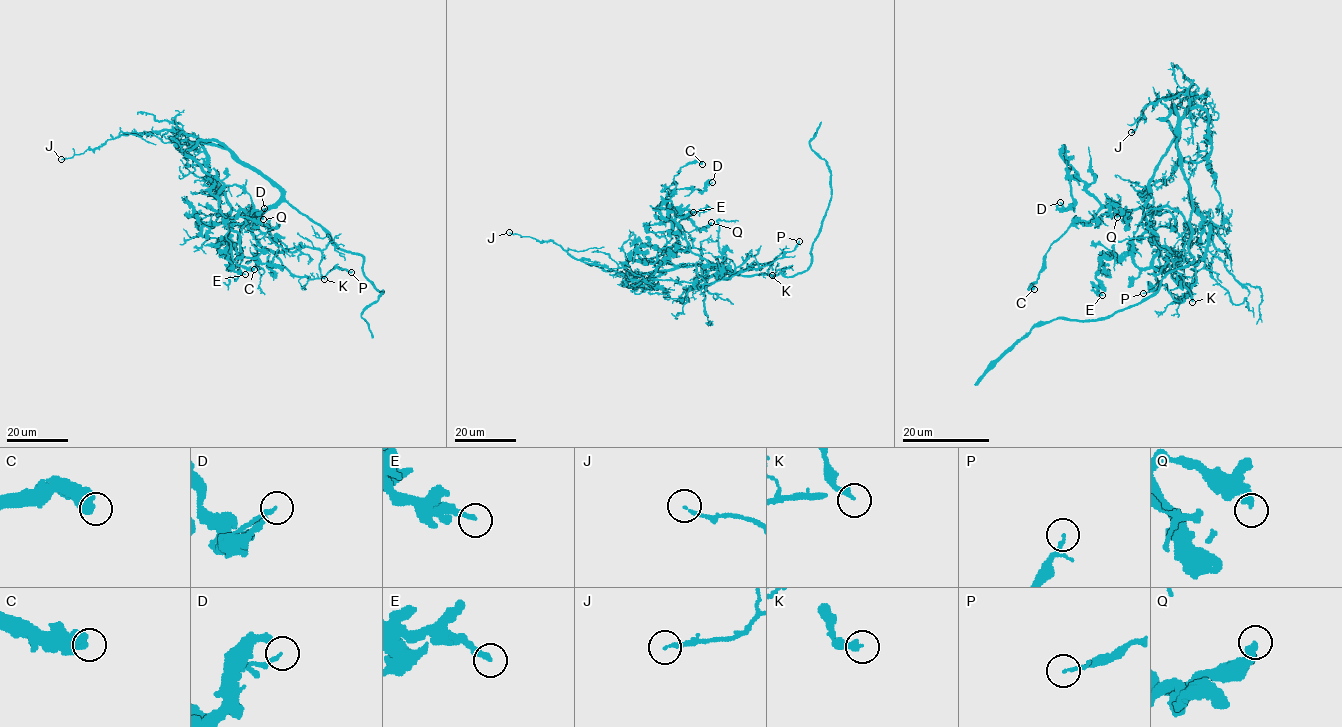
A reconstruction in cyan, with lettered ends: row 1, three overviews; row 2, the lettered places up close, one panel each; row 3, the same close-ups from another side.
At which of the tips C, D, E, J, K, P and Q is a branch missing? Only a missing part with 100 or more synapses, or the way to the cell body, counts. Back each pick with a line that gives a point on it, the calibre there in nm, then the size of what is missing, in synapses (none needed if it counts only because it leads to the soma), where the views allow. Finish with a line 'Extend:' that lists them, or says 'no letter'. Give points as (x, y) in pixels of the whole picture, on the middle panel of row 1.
Extend: no letter

